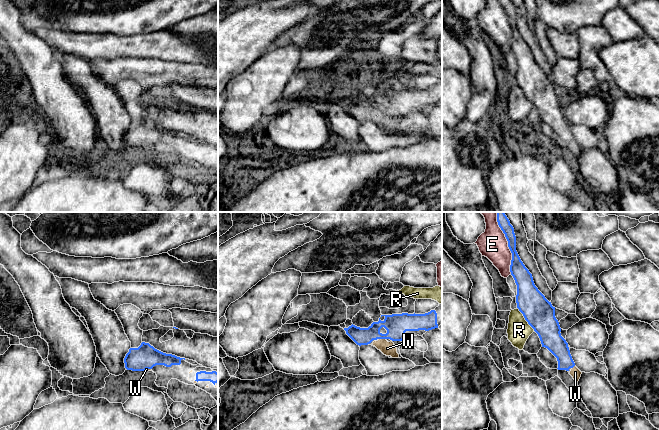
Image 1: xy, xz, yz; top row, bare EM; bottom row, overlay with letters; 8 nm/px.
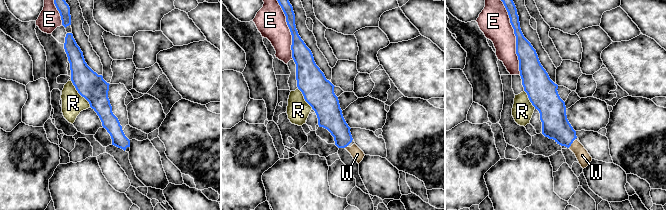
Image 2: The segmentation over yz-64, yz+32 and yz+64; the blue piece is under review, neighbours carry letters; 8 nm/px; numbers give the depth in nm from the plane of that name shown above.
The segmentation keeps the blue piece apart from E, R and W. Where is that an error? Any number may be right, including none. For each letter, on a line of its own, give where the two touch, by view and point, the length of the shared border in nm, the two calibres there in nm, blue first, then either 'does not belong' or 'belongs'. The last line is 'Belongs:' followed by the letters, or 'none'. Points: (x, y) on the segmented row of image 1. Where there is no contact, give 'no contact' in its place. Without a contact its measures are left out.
E: contact yz (508, 243); length 500 nm; calibres 130 and 220 nm; does not belong
R: contact yz (525, 319); length 240 nm; calibres 240 and 180 nm; does not belong
W: contact xz (382, 338); length 60 nm; calibres 180 and 110 nm; belongs
Belongs: W

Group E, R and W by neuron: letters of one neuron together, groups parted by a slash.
E / R / W

